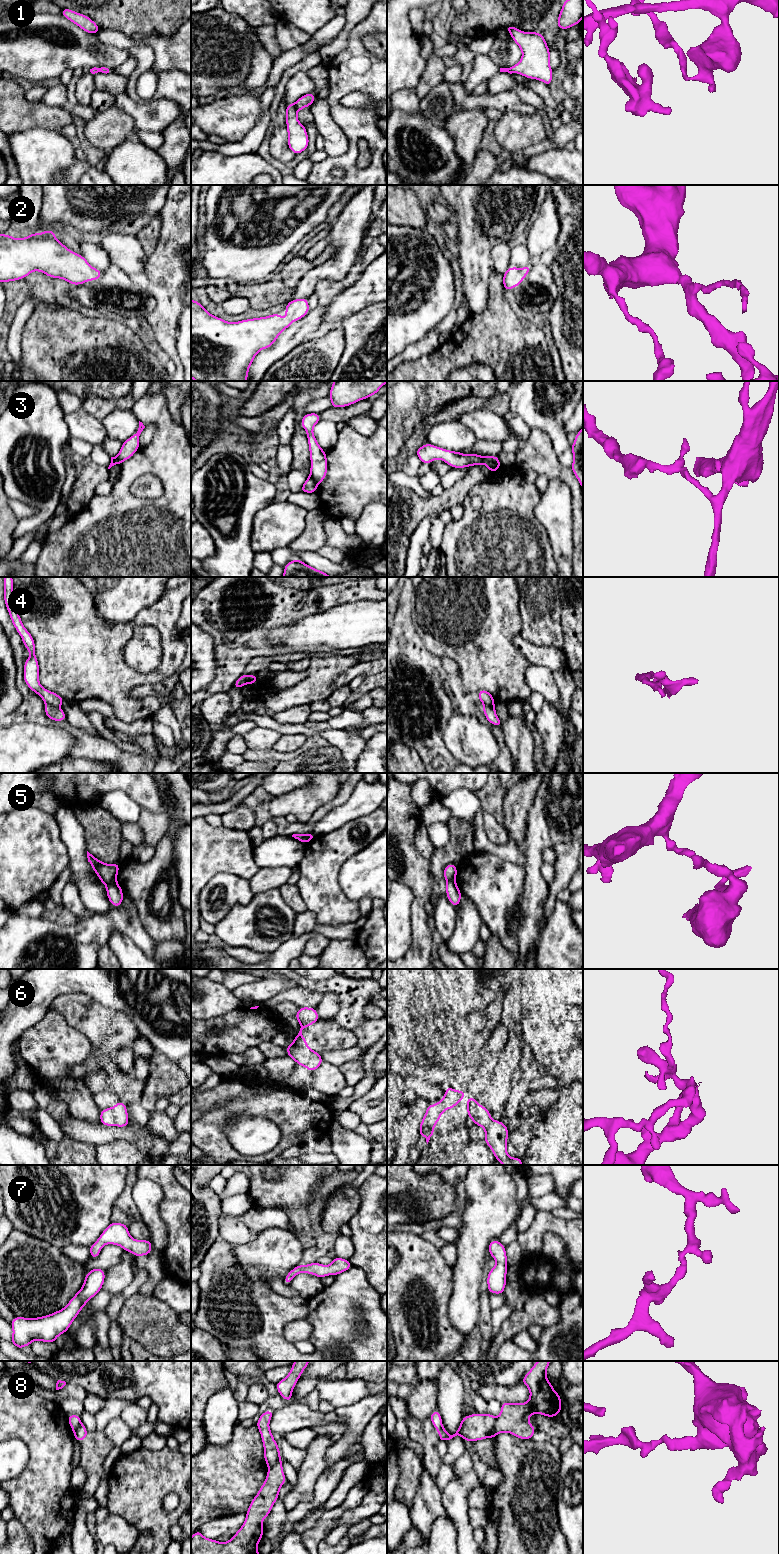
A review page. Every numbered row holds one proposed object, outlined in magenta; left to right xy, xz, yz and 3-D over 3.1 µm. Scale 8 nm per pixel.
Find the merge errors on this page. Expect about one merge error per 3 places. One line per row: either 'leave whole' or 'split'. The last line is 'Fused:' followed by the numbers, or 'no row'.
1: split
2: leave whole
3: split
4: split
5: split
6: leave whole
7: leave whole
8: split
Fused: 1, 3, 4, 5, 8

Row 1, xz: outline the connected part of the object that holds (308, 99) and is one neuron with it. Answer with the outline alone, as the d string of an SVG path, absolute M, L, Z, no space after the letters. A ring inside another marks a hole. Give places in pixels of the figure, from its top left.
M309 92L302 97L300 97L295 103L294 106L296 108L296 111L300 111L305 107L309 107L312 105L315 101L315 96L312 92Z

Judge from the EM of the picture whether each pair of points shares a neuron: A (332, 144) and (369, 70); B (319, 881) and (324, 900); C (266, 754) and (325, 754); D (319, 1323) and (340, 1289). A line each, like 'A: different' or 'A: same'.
A: different
B: same
C: different
D: same

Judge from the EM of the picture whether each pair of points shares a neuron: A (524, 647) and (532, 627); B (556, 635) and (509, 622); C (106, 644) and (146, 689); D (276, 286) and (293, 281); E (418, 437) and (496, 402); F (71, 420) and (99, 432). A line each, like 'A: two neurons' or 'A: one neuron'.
A: two neurons
B: two neurons
C: two neurons
D: two neurons
E: one neuron
F: one neuron

